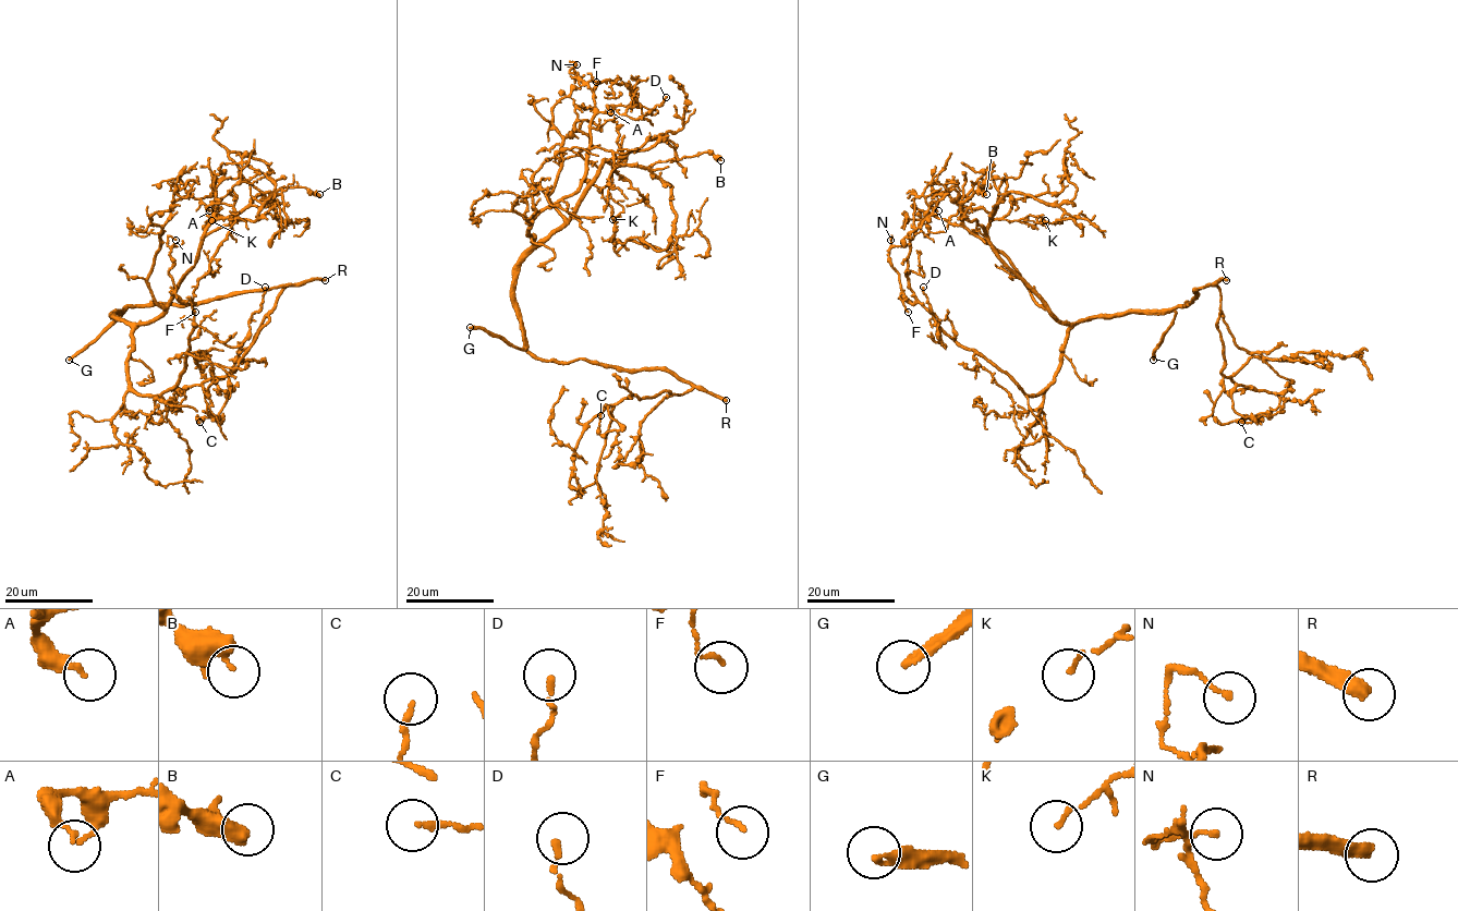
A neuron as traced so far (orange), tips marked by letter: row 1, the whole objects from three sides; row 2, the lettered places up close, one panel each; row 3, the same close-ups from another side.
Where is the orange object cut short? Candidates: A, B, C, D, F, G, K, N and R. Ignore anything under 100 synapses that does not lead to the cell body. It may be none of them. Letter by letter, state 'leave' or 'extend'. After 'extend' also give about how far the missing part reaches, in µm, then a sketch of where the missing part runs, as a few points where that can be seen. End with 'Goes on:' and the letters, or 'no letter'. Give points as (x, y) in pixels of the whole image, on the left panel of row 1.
A: leave
B: leave
C: leave
D: leave
F: leave
G: extend; missing 70 µm
K: leave
N: leave
R: extend; missing 90 µm
Goes on: G, R

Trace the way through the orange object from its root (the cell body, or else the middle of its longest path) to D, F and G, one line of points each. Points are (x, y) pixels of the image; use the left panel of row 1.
D: (119, 310), (112, 314), (131, 329), (128, 384), (159, 395), (184, 371), (196, 326), (241, 343), (265, 287)
F: (119, 310), (112, 314), (131, 329), (128, 384), (138, 395), (178, 381), (193, 327), (189, 300), (195, 312)
G: (119, 310), (123, 311), (69, 360)

